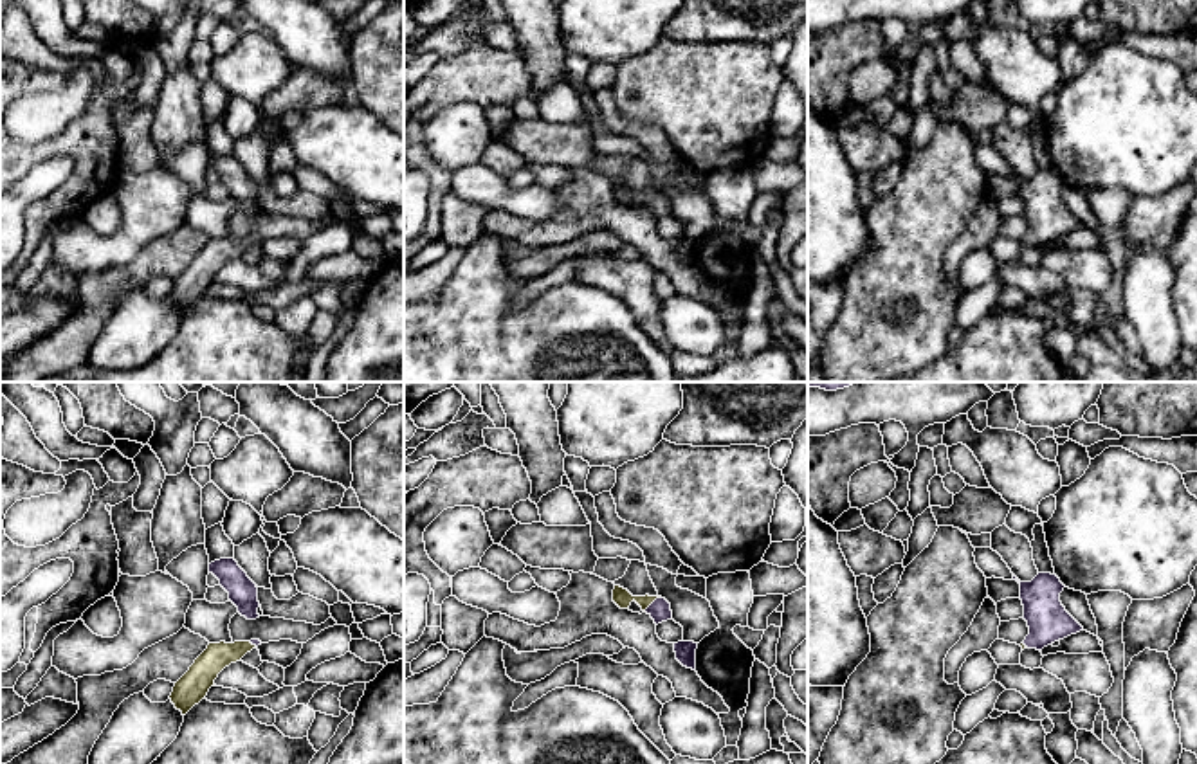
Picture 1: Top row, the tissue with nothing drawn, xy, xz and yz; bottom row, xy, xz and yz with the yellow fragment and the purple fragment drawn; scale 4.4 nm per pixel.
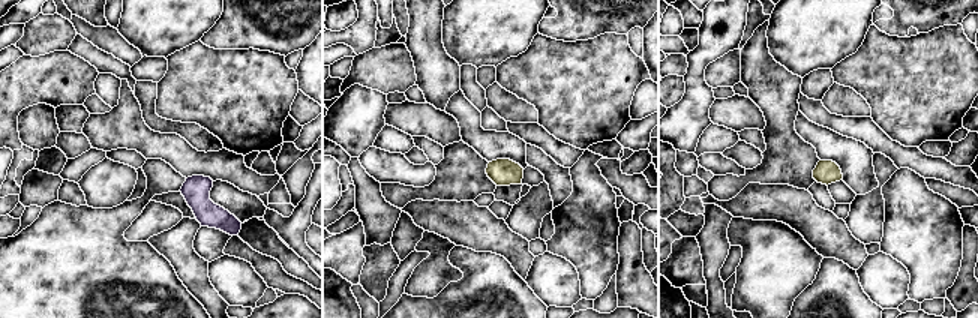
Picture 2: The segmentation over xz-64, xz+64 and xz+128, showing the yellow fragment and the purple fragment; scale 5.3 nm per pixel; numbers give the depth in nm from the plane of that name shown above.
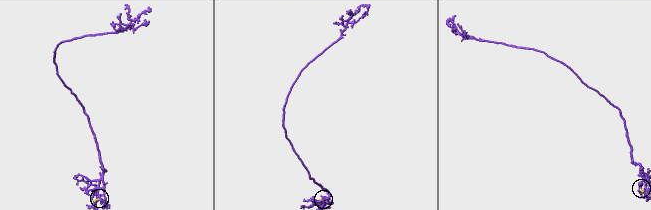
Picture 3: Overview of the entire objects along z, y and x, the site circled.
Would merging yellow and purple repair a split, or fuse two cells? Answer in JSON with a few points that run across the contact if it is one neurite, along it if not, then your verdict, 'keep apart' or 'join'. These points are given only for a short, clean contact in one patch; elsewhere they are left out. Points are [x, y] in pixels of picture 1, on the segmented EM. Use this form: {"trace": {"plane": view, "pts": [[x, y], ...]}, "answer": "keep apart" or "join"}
{"trace": {"plane": "xz", "pts": [[621, 597], [651, 602], [660, 611]]}, "answer": "join"}

